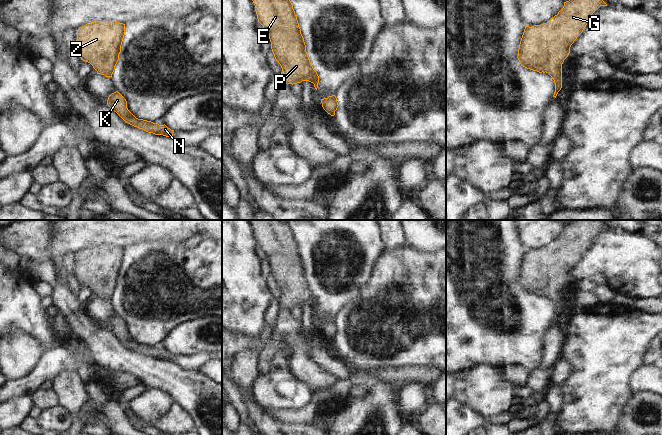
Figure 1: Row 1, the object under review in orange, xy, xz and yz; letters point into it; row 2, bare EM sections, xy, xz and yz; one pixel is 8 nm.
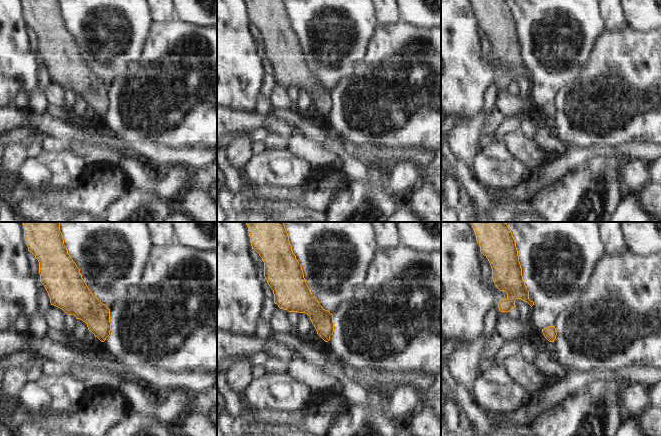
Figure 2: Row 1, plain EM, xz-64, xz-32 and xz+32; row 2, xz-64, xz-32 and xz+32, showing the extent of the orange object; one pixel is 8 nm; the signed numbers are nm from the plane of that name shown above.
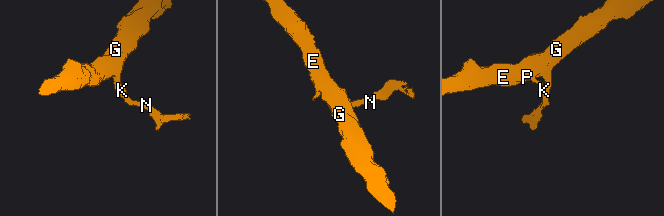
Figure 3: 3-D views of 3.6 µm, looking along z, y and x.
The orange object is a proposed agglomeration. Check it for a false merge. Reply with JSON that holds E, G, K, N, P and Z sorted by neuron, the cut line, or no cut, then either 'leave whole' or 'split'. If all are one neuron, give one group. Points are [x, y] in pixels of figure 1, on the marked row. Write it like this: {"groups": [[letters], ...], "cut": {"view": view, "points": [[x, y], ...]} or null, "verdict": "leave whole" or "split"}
{"groups": [["E", "G", "K", "N", "P", "Z"]], "cut": null, "verdict": "leave whole"}

